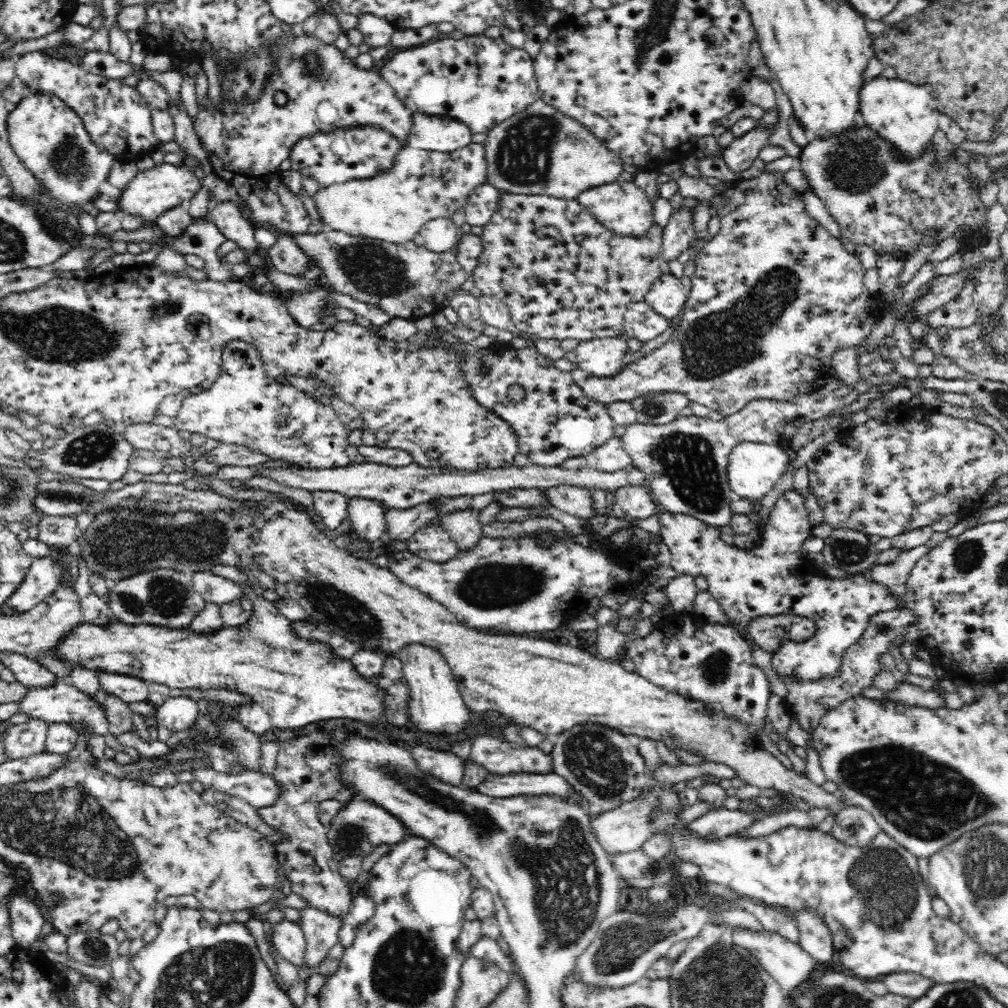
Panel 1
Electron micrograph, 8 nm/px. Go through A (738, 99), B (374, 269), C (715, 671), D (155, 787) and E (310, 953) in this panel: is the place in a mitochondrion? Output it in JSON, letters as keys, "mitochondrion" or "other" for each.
{"A":"other","B":"mitochondrion","C":"mitochondrion","D":"other","E":"other"}

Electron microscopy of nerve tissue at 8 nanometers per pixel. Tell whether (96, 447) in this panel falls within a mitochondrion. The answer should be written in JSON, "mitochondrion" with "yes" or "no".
{"mitochondrion":"yes"}

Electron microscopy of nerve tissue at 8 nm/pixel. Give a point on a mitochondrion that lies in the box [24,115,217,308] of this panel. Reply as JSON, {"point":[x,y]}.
{"point":[68,162]}

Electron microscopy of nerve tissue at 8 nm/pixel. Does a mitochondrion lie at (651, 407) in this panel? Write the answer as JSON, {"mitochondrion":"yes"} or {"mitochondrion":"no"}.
{"mitochondrion":"yes"}

